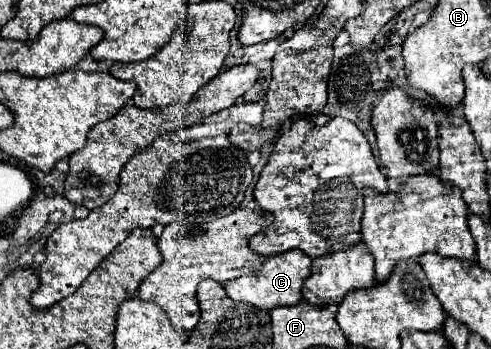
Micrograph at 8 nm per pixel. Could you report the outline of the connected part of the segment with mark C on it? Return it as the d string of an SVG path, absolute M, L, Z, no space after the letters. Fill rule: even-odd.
M292 249L292 251L264 259L262 269L256 273L226 281L224 289L230 299L252 303L254 307L260 307L264 311L270 311L272 307L278 307L278 305L296 305L296 301L302 299L302 283L310 275L310 265L312 265L312 259L306 253L302 253L300 249Z

